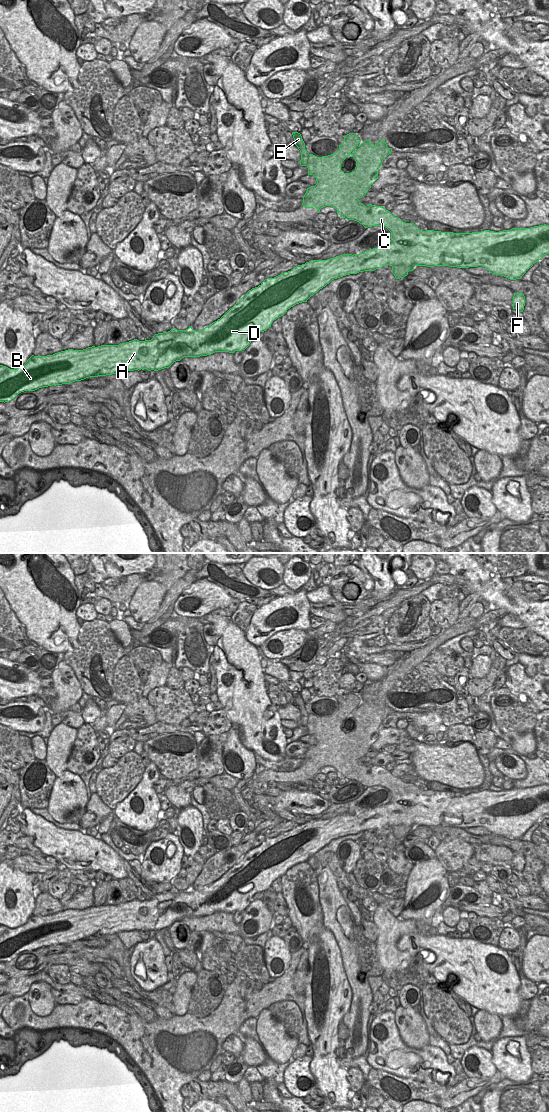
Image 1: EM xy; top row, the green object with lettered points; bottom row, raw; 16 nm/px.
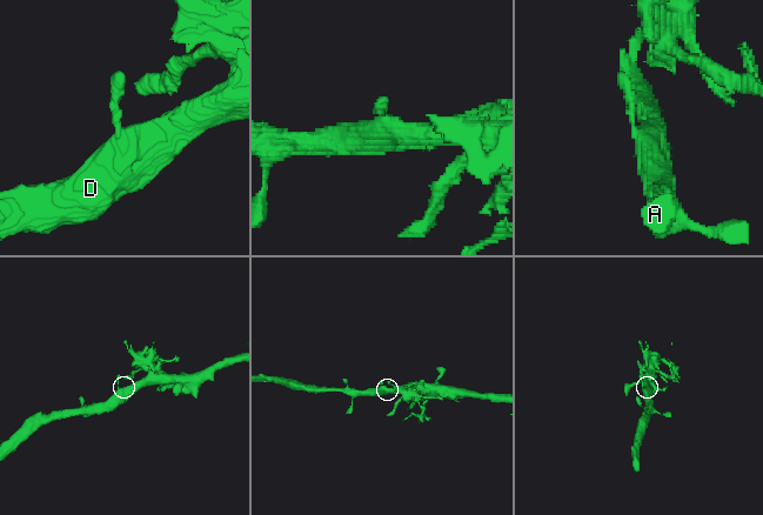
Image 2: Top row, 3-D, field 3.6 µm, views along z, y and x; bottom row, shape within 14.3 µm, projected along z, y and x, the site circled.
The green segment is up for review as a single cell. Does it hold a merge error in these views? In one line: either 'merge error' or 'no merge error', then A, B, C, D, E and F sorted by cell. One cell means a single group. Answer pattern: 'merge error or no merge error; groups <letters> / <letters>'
merge error; groups A B C D F / E

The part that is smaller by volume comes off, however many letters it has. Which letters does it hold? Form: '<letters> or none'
E

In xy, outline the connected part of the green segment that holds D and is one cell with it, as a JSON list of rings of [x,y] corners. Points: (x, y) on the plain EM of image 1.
[[[359,761],[353,762],[353,766],[349,768],[348,772],[343,772],[341,769],[340,771],[340,777],[357,781],[365,788],[372,786],[387,788],[391,792],[390,802],[360,814],[343,814],[327,820],[311,820],[274,838],[267,838],[258,847],[249,850],[220,879],[200,891],[193,890],[192,886],[186,890],[177,890],[173,887],[168,892],[155,894],[151,900],[147,900],[146,898],[144,901],[134,899],[119,905],[92,906],[83,910],[68,909],[47,916],[32,915],[24,925],[14,929],[0,925],[0,962],[9,962],[24,951],[35,951],[39,948],[52,945],[70,944],[89,937],[118,934],[122,931],[139,931],[141,929],[158,931],[169,928],[174,922],[180,921],[184,917],[200,917],[211,915],[215,912],[234,913],[235,911],[245,910],[256,893],[266,891],[271,887],[272,882],[283,876],[288,869],[296,864],[307,862],[311,856],[329,844],[332,840],[346,835],[369,830],[374,831],[385,825],[389,825],[392,827],[392,833],[395,838],[400,839],[407,836],[409,831],[413,831],[415,826],[449,826],[457,828],[482,826],[492,834],[501,835],[510,840],[516,840],[520,839],[526,831],[531,828],[534,823],[539,822],[544,815],[549,814],[549,785],[546,784],[530,788],[512,788],[499,792],[484,790],[472,793],[453,793],[434,790],[422,791],[414,783],[405,783],[400,778],[393,776],[392,773],[383,766],[372,764],[365,766]]]

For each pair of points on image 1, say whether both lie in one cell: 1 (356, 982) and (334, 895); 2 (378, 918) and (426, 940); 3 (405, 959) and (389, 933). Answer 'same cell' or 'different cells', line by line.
1: same cell
2: different cells
3: same cell

